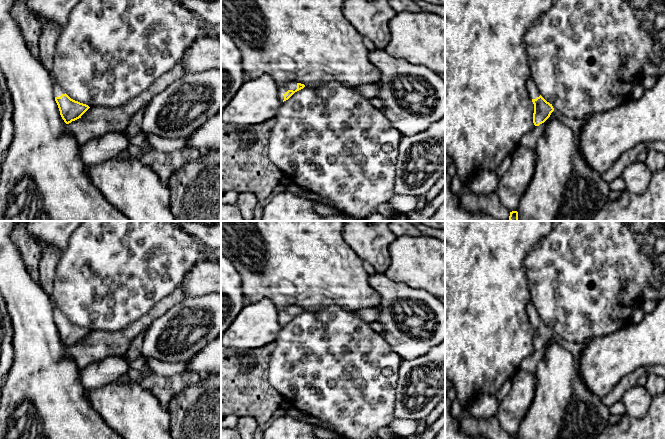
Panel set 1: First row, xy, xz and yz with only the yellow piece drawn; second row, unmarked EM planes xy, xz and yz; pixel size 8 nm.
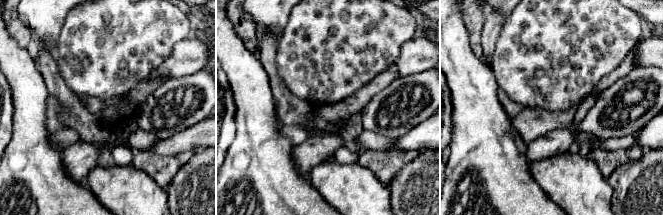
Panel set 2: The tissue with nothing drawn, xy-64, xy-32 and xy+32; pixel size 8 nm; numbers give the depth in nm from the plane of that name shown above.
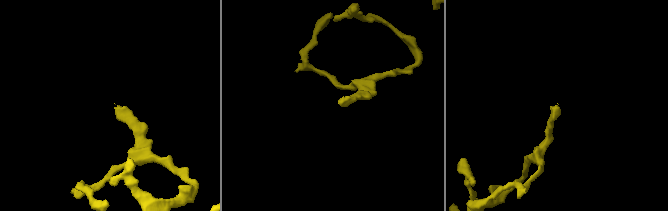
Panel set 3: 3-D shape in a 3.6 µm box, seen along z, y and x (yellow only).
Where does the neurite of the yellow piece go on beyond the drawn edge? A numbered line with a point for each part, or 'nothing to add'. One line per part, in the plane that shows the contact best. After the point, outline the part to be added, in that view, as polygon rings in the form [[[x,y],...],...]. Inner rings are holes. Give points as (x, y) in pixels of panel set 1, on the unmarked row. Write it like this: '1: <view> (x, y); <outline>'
1: xz (292, 309); [[[295,305],[288,306],[288,307],[282,309],[282,310],[278,311],[279,323],[283,326],[283,324],[284,324],[284,318],[288,314],[295,315],[296,313],[297,313],[297,306],[295,306]]]

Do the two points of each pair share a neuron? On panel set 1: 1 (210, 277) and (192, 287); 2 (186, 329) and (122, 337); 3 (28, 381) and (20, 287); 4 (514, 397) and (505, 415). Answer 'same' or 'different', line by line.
1: same
2: different
3: same
4: same

